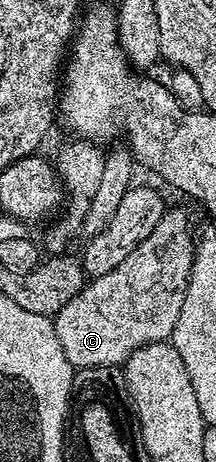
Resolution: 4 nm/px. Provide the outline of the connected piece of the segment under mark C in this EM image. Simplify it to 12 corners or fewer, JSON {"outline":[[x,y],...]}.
{"outline":[[166,210],[53,328],[75,369],[172,336],[195,238]]}

